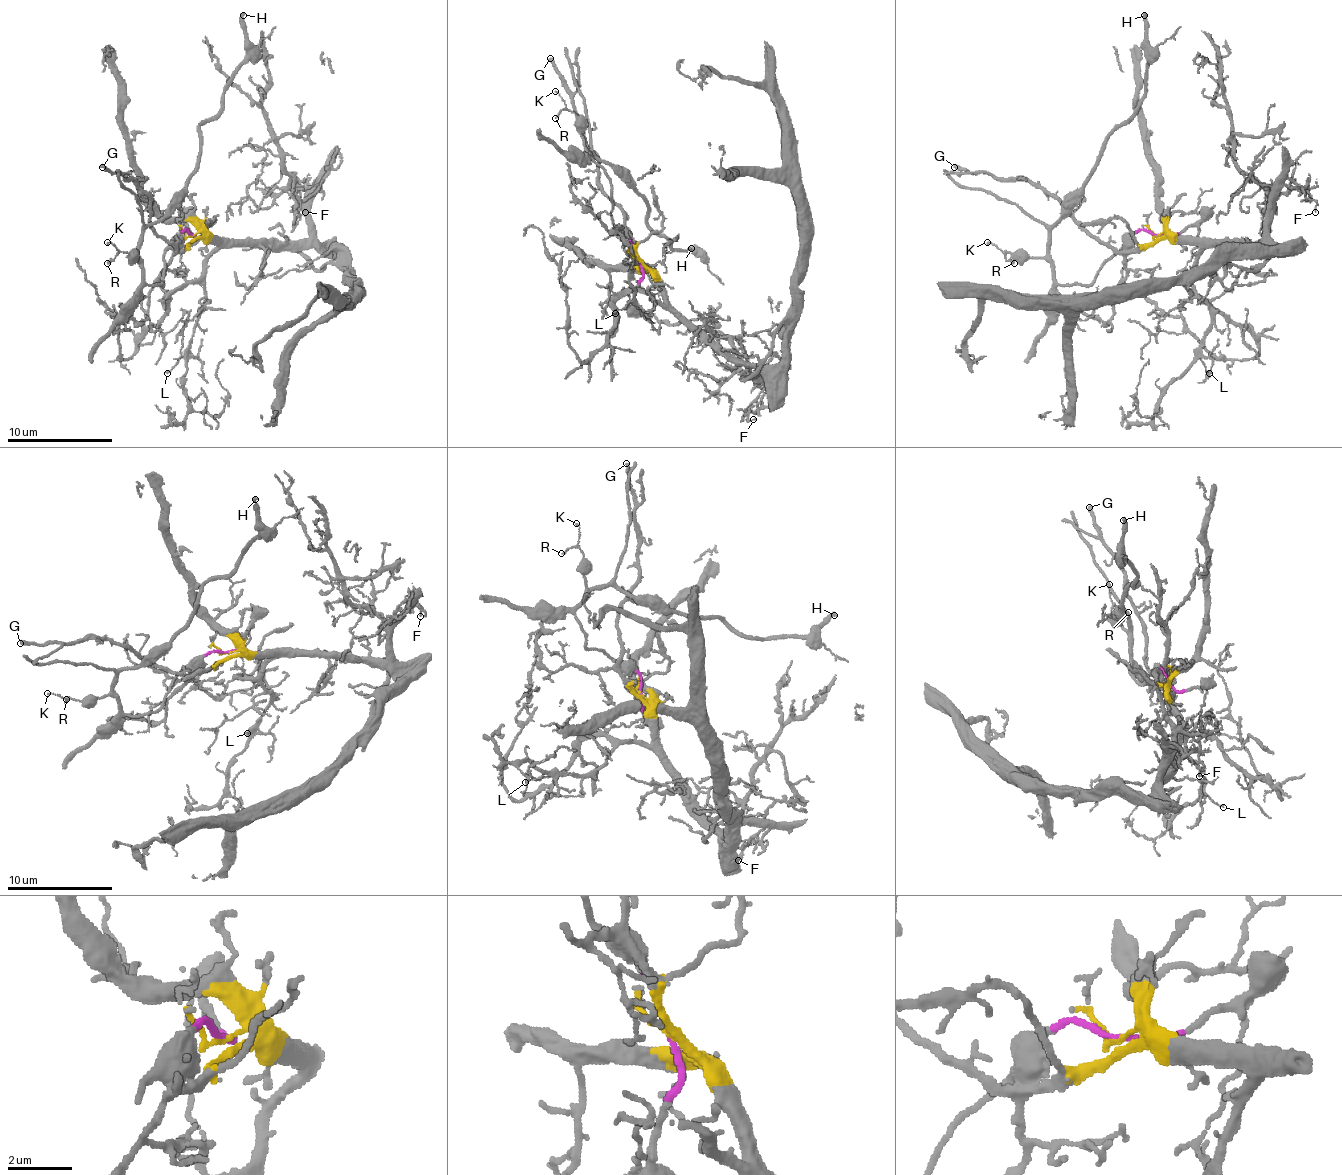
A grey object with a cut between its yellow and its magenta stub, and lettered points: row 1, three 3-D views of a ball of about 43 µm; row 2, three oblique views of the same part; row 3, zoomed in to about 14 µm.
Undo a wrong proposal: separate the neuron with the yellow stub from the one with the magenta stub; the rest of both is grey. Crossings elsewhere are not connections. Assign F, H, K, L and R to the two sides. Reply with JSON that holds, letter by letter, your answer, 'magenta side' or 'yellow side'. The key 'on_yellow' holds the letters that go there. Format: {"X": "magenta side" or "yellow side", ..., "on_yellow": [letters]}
{"F": "yellow side", "H": "magenta side", "K": "magenta side", "L": "yellow side", "R": "magenta side", "on_yellow": ["F", "L"]}

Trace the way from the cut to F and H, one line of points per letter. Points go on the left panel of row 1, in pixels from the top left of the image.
F: (194, 233), (231, 239), (305, 241), (310, 236), (310, 202), (315, 186), (300, 191), (305, 212)
H: (191, 233), (165, 252), (162, 284), (149, 284), (143, 231), (196, 165), (199, 128), (247, 54), (244, 14)

